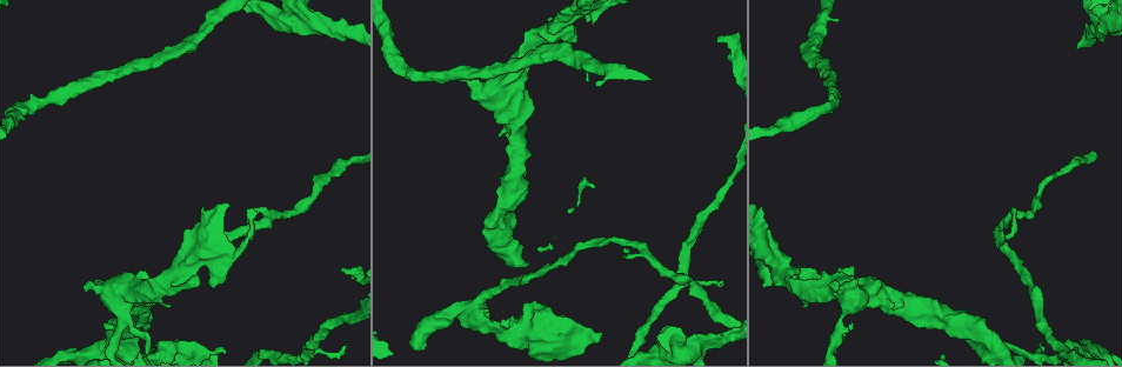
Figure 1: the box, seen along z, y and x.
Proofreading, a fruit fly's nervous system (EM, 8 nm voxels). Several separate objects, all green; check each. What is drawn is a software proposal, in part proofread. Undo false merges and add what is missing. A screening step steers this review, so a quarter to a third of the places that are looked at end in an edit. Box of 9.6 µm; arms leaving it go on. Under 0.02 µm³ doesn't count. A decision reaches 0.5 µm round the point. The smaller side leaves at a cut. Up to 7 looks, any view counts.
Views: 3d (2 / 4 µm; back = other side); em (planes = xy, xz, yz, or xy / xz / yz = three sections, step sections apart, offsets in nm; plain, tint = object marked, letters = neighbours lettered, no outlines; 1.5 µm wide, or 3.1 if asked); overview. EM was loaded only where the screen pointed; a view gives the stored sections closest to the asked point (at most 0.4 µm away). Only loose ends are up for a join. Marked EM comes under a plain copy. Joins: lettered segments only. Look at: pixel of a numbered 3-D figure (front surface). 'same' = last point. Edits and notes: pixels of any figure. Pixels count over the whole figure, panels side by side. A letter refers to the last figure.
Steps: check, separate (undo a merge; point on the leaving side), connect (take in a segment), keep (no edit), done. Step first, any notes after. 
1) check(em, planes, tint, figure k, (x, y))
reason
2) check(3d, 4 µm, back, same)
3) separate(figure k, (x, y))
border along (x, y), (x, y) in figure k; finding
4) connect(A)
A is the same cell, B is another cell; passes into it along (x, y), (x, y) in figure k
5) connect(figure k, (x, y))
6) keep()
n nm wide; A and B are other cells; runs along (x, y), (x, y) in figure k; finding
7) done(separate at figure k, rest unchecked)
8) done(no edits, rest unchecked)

check(3d, 4 µm, back, figure 1, (625, 247))
free end

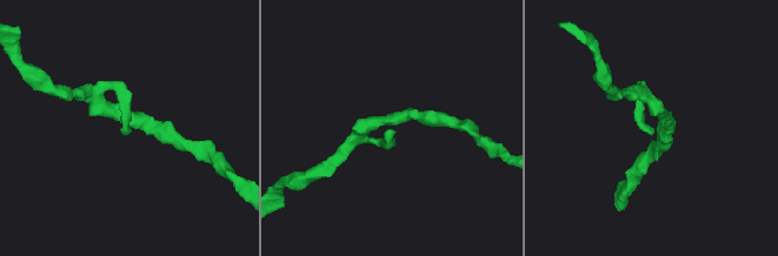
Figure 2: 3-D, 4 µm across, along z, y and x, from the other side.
check(em, xz, step 8, letters, figure 2, (391, 133))

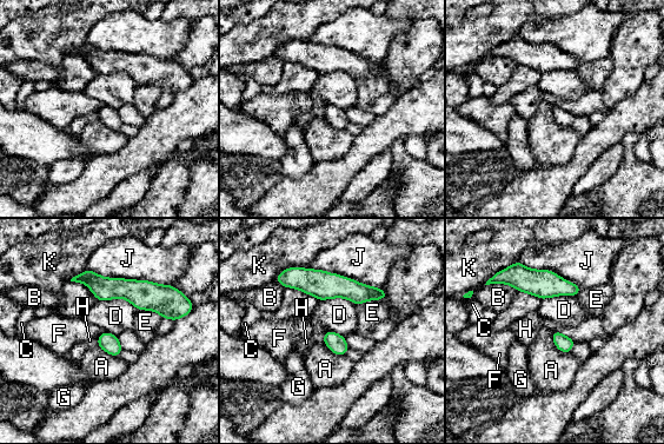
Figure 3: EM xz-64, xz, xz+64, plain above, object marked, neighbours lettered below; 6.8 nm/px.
check(em, planes, letters, same)

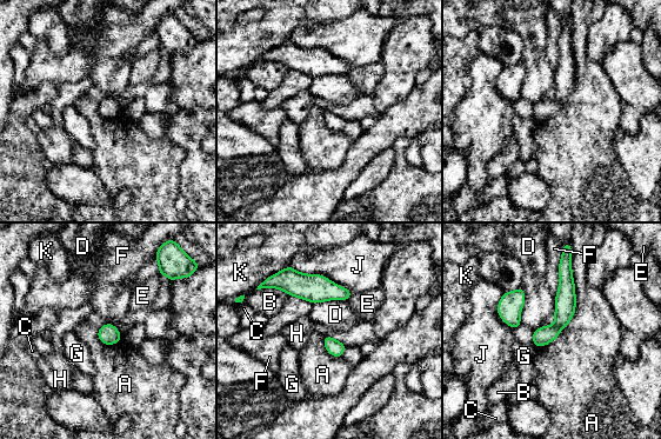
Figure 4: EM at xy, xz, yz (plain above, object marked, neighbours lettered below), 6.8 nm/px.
keep()
A, B, C, D, E, F, G, H, J and K are other cells; border along (572, 259), (575, 312), (539, 348) in figure 4; no lettered segment goes on from it

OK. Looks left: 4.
check(em, 3.1 µm, xy, step 16, tint, figure 1, (721, 283))
branch stops here

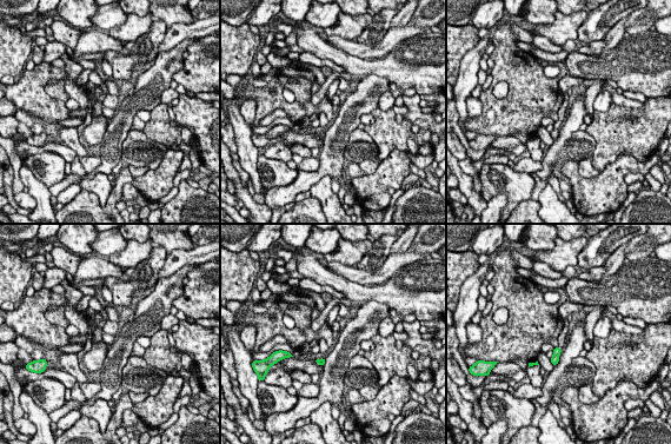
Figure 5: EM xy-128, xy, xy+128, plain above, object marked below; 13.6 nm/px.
check(em, 3.1 µm, planes, letters, same)

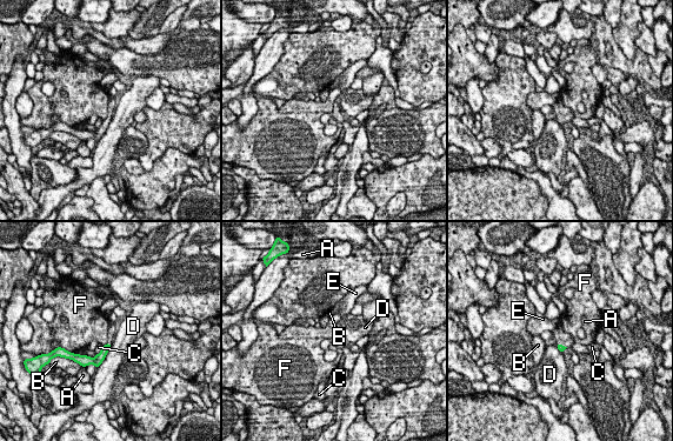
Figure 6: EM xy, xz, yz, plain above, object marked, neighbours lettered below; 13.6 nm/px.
keep()
A, B, C, D, E and F are other cells; border along (106, 342), (102, 346) in figure 6; none of them fits

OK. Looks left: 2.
done(no edits, rest unchecked)

